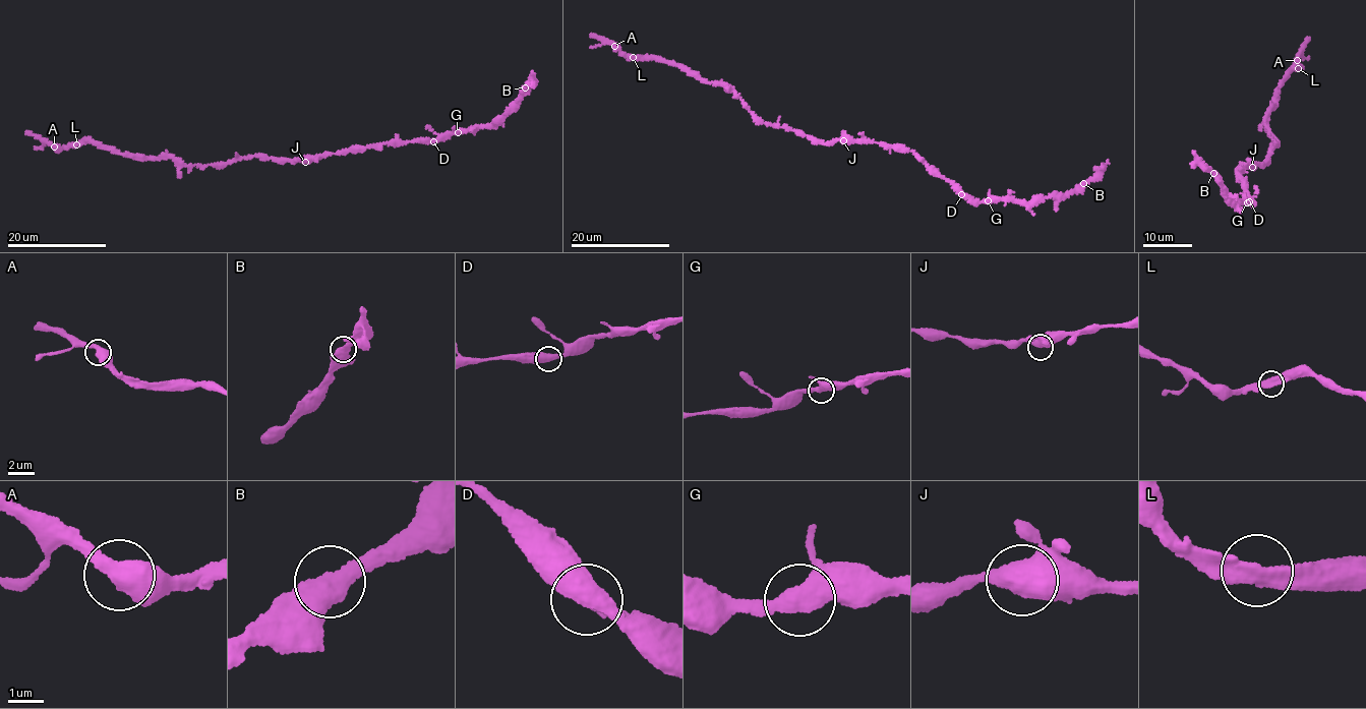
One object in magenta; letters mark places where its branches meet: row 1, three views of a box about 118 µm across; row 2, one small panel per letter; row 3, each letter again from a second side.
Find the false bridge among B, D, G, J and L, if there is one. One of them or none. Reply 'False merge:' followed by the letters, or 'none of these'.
False merge: none of these

